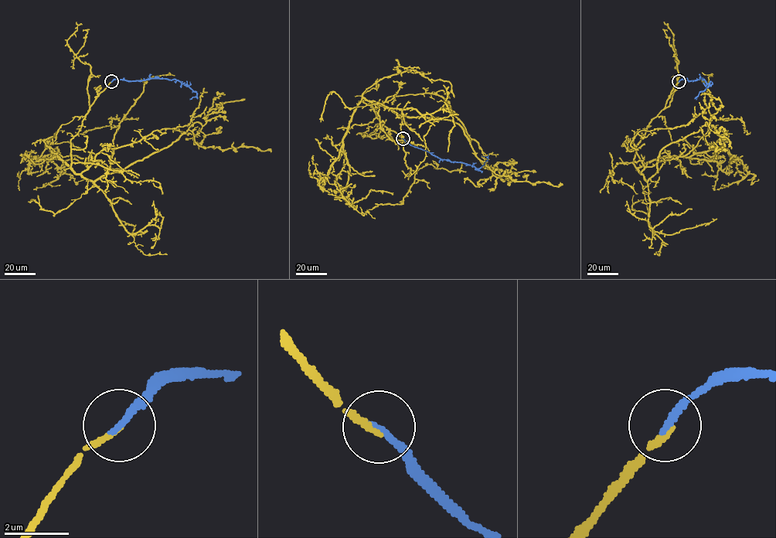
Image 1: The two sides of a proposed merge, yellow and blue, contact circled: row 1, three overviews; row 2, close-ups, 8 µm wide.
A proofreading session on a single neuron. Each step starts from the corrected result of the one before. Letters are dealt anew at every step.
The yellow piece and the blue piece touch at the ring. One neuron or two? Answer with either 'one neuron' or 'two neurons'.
one neuron

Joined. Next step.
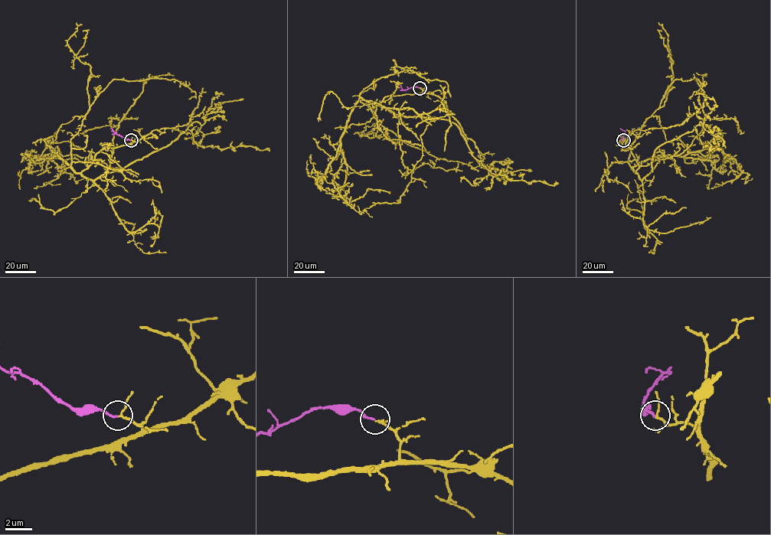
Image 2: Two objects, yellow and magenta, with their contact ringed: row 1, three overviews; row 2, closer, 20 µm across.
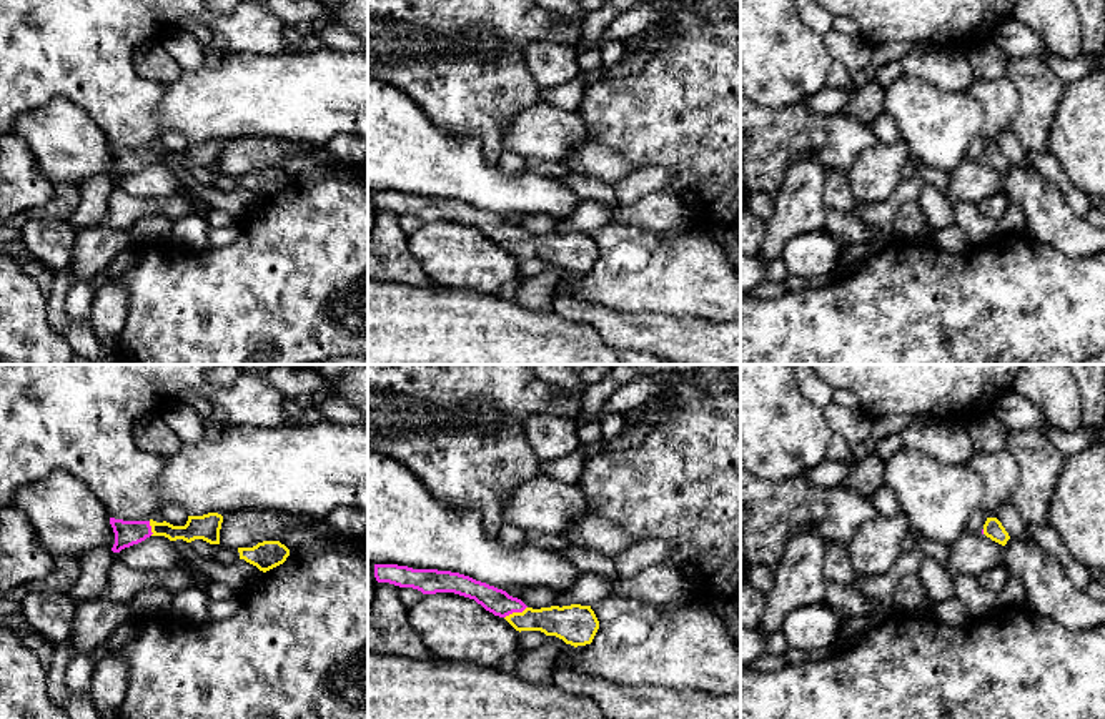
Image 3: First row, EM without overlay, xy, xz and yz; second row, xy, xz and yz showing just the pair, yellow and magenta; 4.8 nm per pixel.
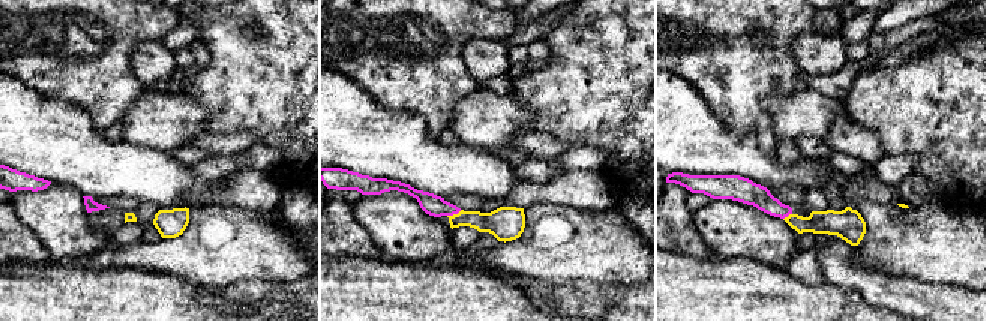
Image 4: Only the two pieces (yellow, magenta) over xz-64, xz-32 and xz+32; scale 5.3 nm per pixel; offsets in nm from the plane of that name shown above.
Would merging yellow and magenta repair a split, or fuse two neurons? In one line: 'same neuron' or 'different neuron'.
same neuron

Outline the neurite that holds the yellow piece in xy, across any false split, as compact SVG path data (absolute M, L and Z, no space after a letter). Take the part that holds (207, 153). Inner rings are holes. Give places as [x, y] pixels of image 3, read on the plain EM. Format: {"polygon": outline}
{"polygon": "M208 140L203 143L188 143L185 153L173 153L166 148L156 150L150 148L123 148L110 145L110 151L115 160L113 180L120 180L125 175L138 171L150 163L165 163L170 168L183 166L191 170L195 166L203 166L210 171L220 171L220 156L223 143L218 140Z"}

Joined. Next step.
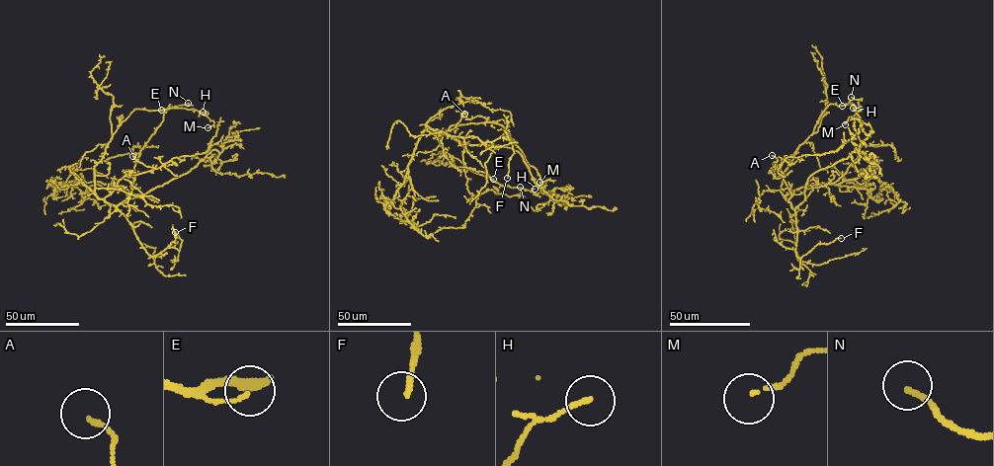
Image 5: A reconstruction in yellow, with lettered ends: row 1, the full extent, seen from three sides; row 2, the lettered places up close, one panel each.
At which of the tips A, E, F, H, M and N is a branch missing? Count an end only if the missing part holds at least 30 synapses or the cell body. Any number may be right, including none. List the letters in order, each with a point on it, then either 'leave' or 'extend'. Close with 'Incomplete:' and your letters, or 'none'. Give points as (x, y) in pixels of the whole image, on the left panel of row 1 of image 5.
A: place (132, 156); leave
E: place (161, 110); leave
F: place (175, 232); extend
H: place (203, 112); leave
M: place (207, 127); leave
N: place (188, 103); extend
Incomplete: F, N

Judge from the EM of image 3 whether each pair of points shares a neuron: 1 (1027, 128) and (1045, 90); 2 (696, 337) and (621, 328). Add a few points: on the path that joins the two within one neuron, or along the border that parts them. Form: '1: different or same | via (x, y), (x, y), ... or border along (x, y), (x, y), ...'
1: same | via (1035, 119), (1039, 100)
2: same | via (678, 337), (639, 333)

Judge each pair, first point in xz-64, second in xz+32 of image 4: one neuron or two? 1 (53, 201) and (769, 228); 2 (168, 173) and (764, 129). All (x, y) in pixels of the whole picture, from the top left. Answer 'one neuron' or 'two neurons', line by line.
1: one neuron
2: two neurons

